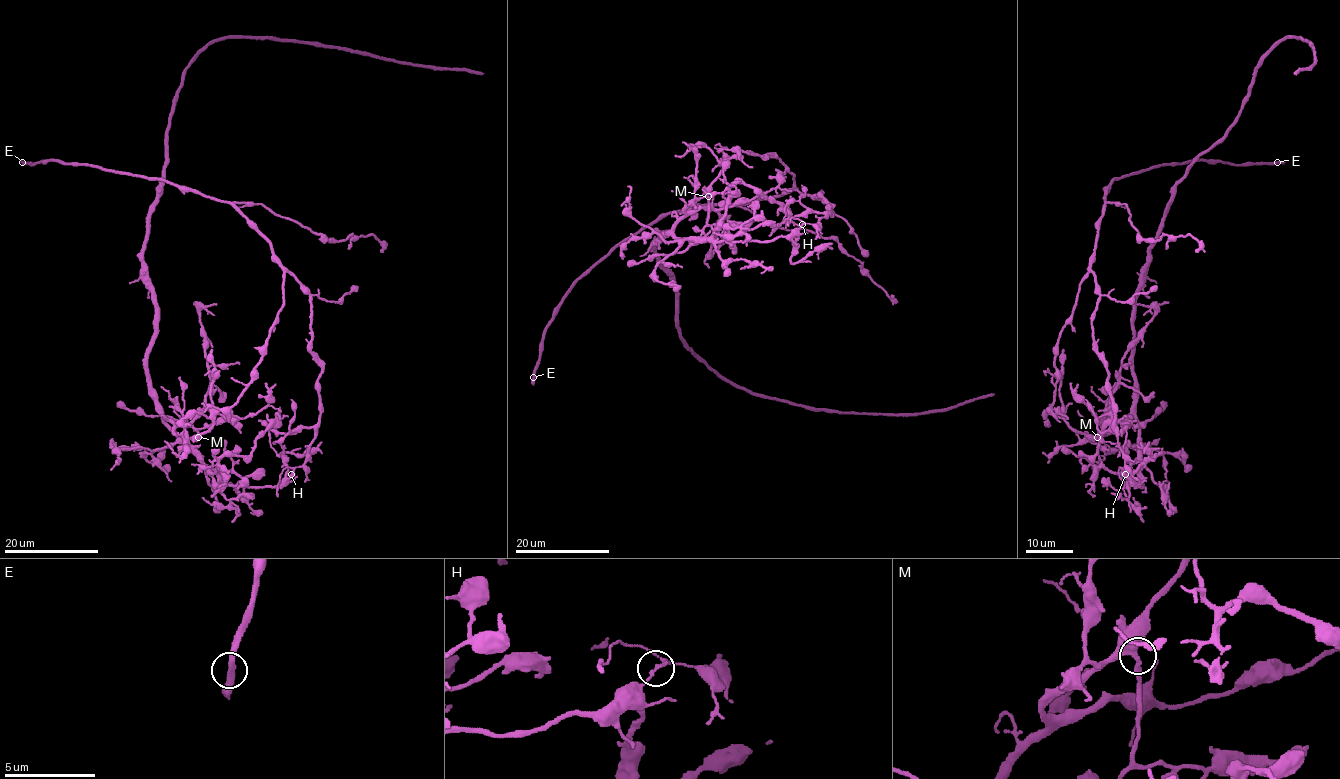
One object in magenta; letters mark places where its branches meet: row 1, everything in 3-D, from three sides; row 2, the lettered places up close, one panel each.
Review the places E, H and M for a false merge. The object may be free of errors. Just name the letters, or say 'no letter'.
H

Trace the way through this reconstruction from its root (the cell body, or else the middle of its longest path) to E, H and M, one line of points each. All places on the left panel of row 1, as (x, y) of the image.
E: (152, 397), (188, 437), (237, 401), (283, 304), (272, 245), (231, 204), (165, 180), (23, 162)
H: (152, 397), (161, 419), (227, 484), (278, 486), (291, 473)
M: (152, 397), (155, 408), (174, 425), (173, 431), (176, 434), (198, 437)

